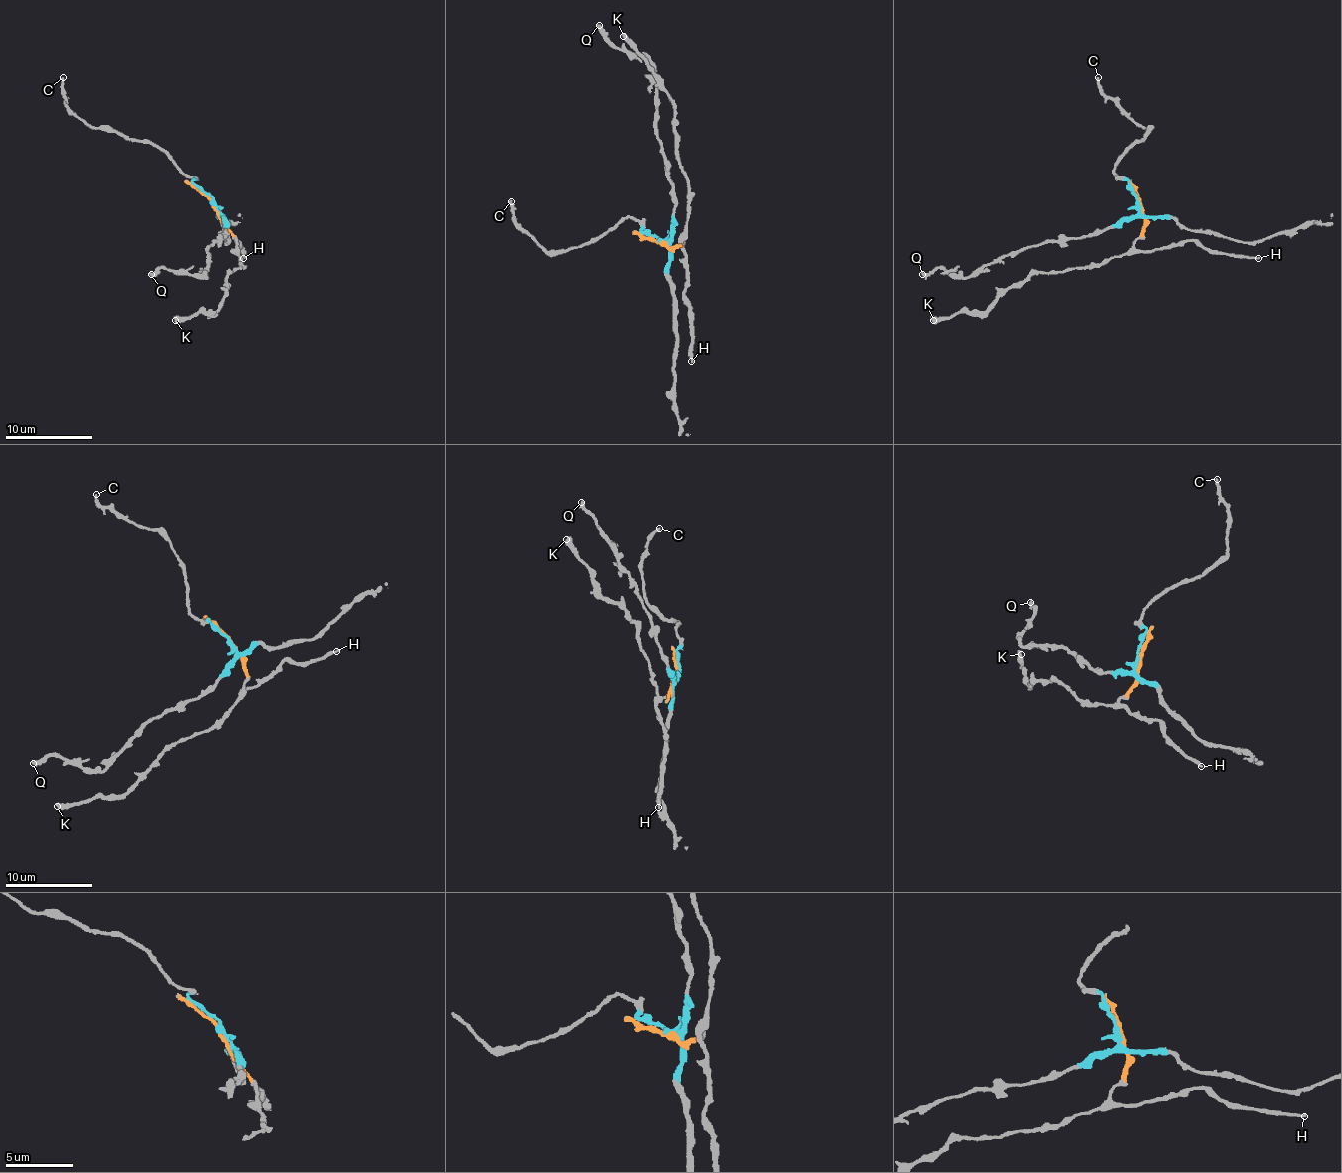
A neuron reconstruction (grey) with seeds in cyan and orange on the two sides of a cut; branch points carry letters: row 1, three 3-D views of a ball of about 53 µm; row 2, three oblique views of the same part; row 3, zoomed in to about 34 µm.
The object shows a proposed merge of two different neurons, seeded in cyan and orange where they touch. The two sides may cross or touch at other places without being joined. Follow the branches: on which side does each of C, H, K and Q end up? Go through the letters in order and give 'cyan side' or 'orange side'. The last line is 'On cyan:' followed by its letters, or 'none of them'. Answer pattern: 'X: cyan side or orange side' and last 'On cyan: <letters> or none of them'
C: cyan side
H: orange side
K: orange side
Q: cyan side
On cyan: C, Q

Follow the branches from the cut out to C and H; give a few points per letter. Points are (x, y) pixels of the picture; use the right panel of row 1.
C: (1139, 205), (1132, 186), (1115, 173), (1115, 164), (1147, 129), (1137, 125), (1102, 90), (1097, 77)
H: (1139, 205), (1143, 234), (1134, 242), (1139, 251), (1198, 240), (1213, 251), (1258, 257)

